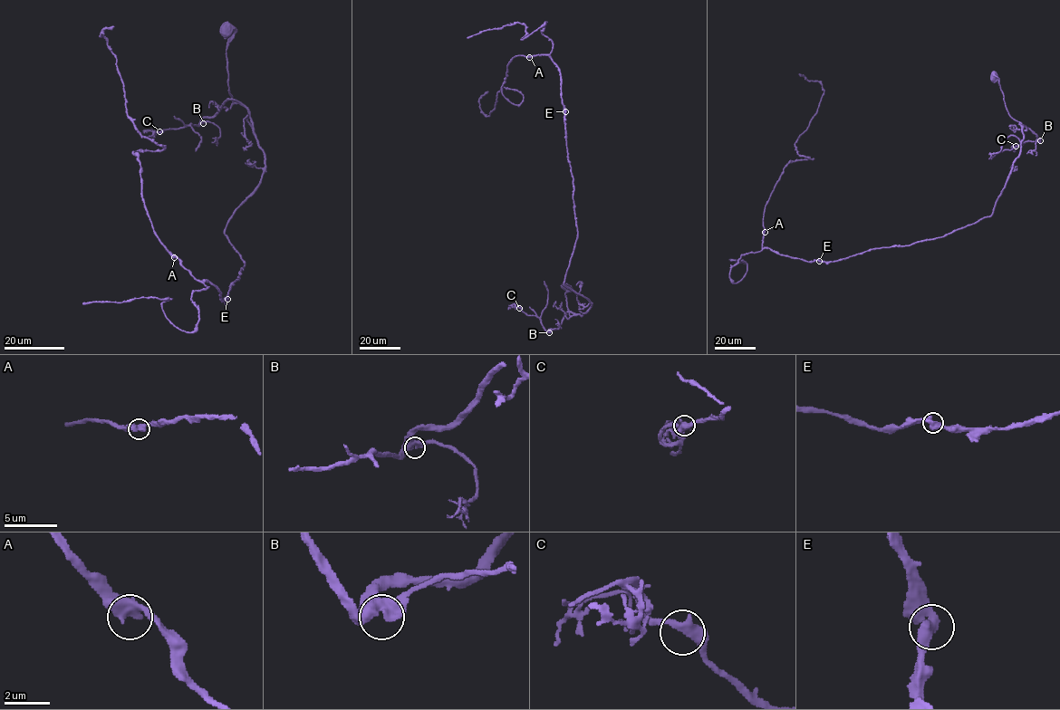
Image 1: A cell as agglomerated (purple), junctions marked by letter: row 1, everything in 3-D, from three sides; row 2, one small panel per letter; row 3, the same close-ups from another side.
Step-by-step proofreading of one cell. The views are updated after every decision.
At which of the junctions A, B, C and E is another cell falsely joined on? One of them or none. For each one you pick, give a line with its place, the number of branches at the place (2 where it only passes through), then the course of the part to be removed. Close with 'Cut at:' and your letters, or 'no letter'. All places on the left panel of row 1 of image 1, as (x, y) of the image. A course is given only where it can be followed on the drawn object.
Cut at: no letter

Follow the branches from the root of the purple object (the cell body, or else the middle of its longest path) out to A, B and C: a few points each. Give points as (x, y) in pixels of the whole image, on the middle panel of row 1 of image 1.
A: (565, 286), (568, 311), (582, 315), (592, 304), (563, 283), (577, 228), (560, 71), (548, 55), (529, 57)
B: (565, 286), (568, 312), (561, 324), (549, 332)
C: (565, 286), (568, 312), (556, 329), (546, 332), (538, 317), (526, 315), (519, 308)

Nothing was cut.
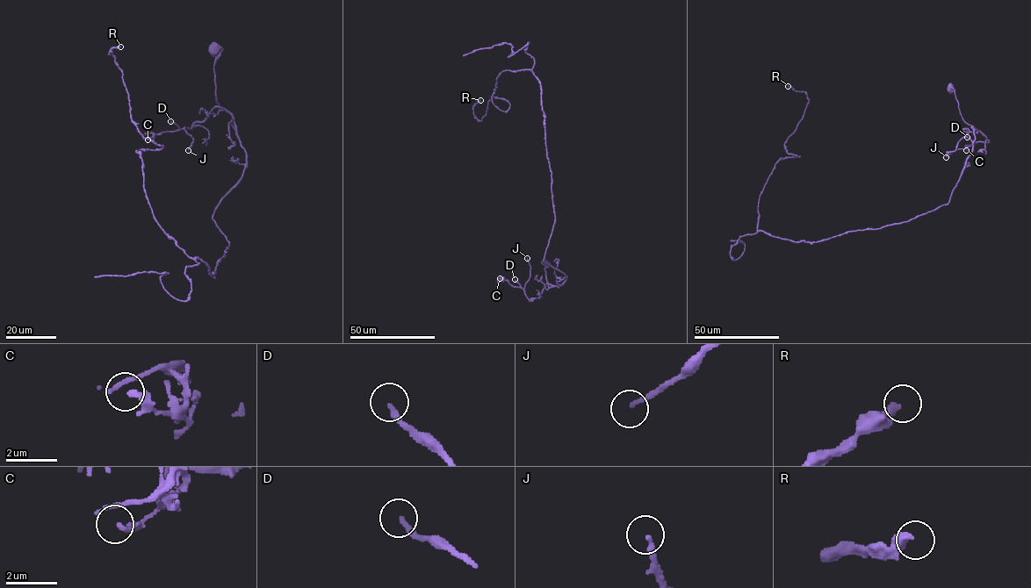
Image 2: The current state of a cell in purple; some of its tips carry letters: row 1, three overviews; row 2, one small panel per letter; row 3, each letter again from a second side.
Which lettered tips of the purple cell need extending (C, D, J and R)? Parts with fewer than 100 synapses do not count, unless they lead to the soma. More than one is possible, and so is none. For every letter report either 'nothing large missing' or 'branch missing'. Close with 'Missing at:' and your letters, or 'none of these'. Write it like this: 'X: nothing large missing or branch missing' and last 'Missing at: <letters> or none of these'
C: nothing large missing
D: nothing large missing
J: nothing large missing
R: nothing large missing
Missing at: none of these

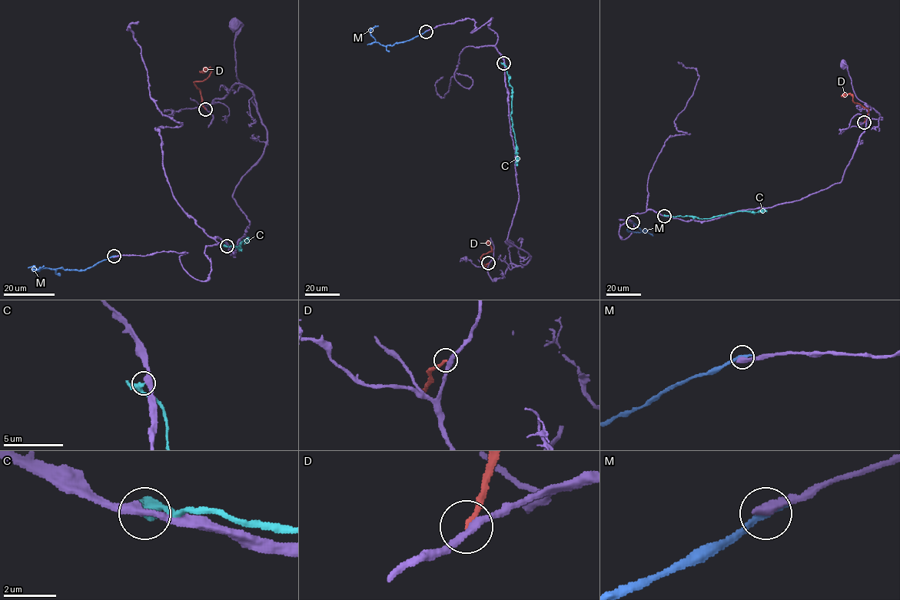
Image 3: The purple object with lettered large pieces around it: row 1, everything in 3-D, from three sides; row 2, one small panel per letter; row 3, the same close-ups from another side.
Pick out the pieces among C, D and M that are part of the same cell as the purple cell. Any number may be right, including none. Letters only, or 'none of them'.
none of them

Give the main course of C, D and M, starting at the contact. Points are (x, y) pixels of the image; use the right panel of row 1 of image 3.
C: (664, 215), (710, 218), (738, 211), (767, 211)
D: (864, 122), (868, 109), (855, 102), (850, 94), (844, 96)
M: (632, 222), (642, 231), (646, 231), (629, 231), (627, 229)

